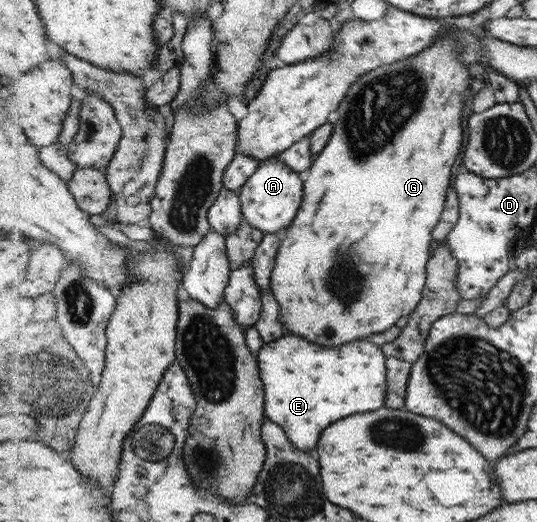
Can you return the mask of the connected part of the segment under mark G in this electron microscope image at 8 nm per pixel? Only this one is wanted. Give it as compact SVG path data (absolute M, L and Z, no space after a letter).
M452 32L450 36L446 34L446 36L442 36L440 40L436 40L436 46L432 46L432 50L427 49L428 52L416 54L416 56L405 59L403 62L406 64L416 64L416 66L396 66L396 63L380 66L375 68L375 71L368 72L367 75L364 75L358 79L358 83L356 83L351 90L348 91L346 98L344 98L343 102L340 103L340 107L337 109L340 118L336 120L334 124L334 130L332 131L332 135L330 135L330 140L326 143L326 146L317 154L313 160L312 166L310 167L310 172L308 172L308 178L303 182L303 204L299 208L298 214L295 216L294 222L291 223L290 227L286 228L286 232L283 234L283 240L280 241L280 247L278 247L278 255L276 255L276 265L274 265L274 269L272 269L272 275L270 275L270 290L275 294L275 298L279 301L281 310L281 319L283 328L287 330L286 334L294 334L294 336L306 336L304 340L312 340L312 344L320 344L320 346L326 346L326 348L336 348L336 346L342 346L342 344L346 342L352 342L352 340L365 339L369 334L376 334L378 332L384 332L390 328L395 327L395 325L401 324L404 320L406 320L409 314L415 310L418 306L420 299L423 298L423 290L424 290L424 280L427 280L427 266L426 262L428 262L428 258L430 258L430 244L432 244L432 230L435 230L435 227L438 226L440 222L440 214L443 214L446 206L446 192L448 192L448 186L450 186L450 172L452 172L452 166L454 166L454 162L456 162L456 156L458 156L458 152L460 152L460 148L462 148L462 140L464 140L464 130L462 130L462 102L464 102L464 98L462 98L462 92L468 88L468 70L466 70L466 66L462 64L458 64L458 58L460 58L460 54L458 54L458 50L454 50L454 44L456 41L460 42L460 40L456 40L454 38L456 36L456 32Z

